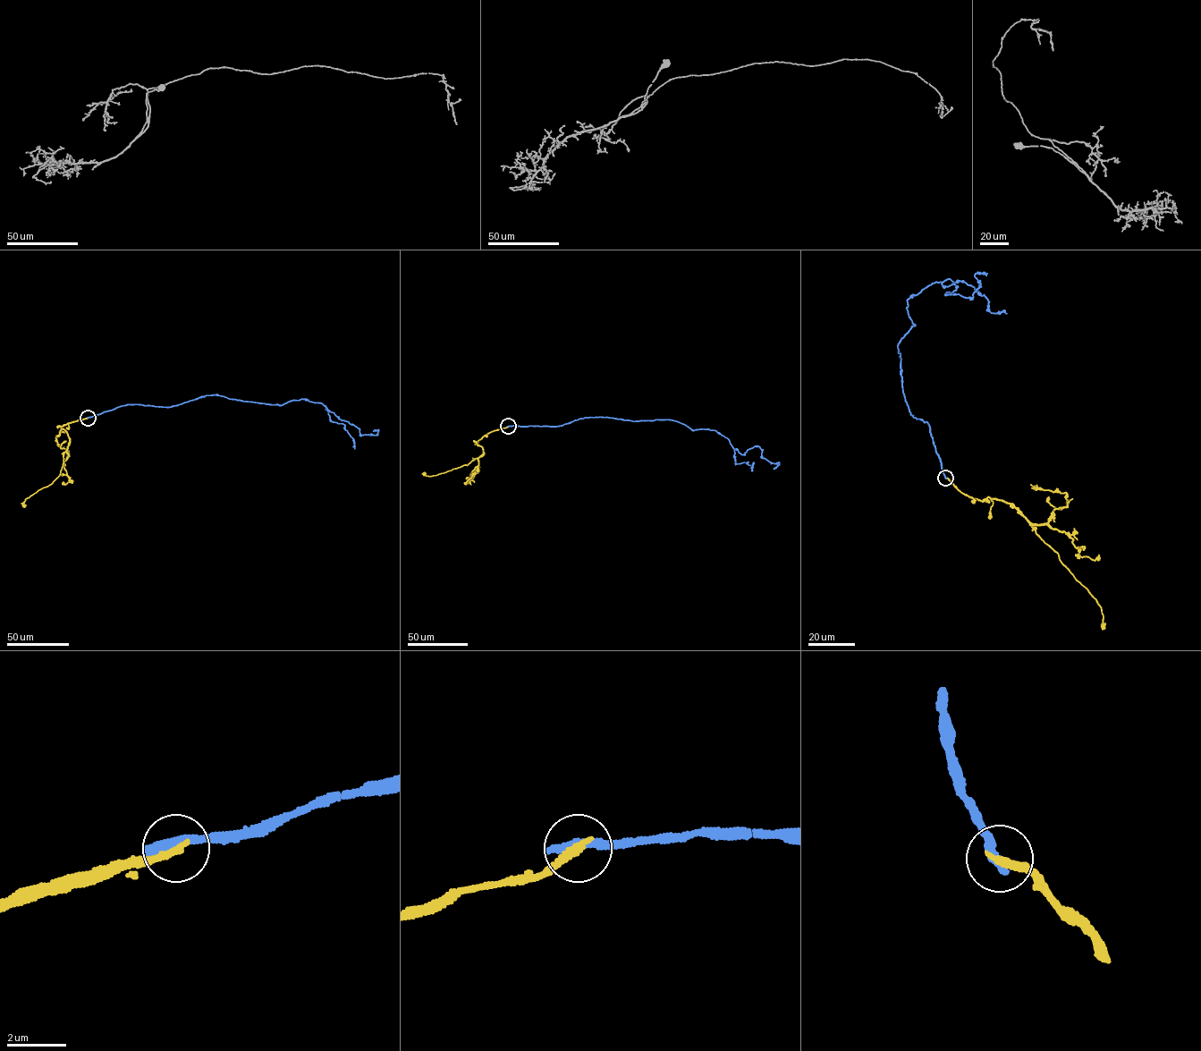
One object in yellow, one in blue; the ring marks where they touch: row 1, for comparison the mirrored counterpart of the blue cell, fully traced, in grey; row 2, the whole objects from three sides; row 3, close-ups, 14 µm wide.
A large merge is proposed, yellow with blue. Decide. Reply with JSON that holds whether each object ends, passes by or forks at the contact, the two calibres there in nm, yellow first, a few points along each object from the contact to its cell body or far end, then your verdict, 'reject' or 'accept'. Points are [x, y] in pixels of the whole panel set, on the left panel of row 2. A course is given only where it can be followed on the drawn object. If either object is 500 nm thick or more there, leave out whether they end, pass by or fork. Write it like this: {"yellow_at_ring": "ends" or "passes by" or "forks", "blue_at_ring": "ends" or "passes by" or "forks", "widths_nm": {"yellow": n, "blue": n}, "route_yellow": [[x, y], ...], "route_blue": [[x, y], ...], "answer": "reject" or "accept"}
{"yellow_at_ring": "ends", "blue_at_ring": "ends", "widths_nm": {"yellow": 320, "blue": 360}, "route_yellow": [[88, 418], [59, 426], [66, 432], [70, 441], [63, 454], [60, 474], [51, 484], [25, 499], [25, 507]], "route_blue": [[88, 418], [217, 394], [280, 405], [306, 399], [361, 435], [374, 430]], "answer": "reject"}

